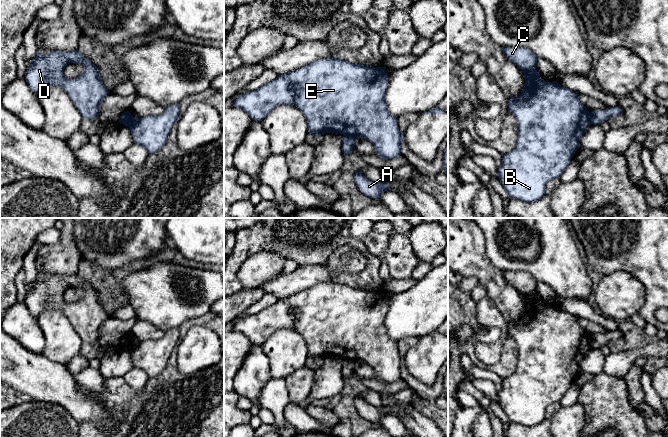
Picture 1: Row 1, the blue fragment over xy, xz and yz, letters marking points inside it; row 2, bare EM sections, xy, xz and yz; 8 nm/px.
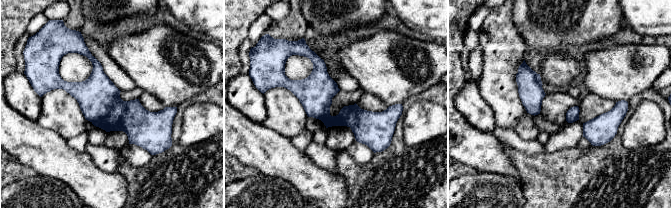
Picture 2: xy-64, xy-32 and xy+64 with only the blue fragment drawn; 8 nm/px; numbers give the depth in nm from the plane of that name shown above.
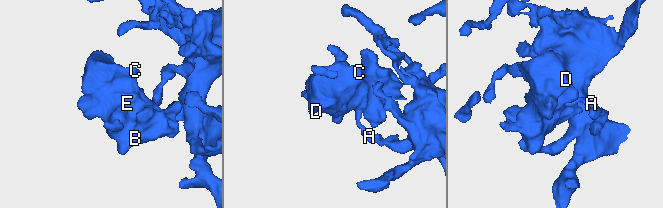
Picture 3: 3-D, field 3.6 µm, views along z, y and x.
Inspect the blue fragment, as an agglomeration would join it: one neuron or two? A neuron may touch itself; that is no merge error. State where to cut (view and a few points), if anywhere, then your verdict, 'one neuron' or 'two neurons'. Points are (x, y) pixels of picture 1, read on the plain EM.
xy (130, 337), (126, 345), (119, 346) | two neurons

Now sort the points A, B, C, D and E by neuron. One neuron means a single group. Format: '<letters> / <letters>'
A / B C D E

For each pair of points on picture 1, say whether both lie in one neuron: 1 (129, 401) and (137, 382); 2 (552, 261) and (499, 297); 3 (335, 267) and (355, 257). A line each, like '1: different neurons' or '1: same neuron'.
1: different neurons
2: different neurons
3: same neuron

